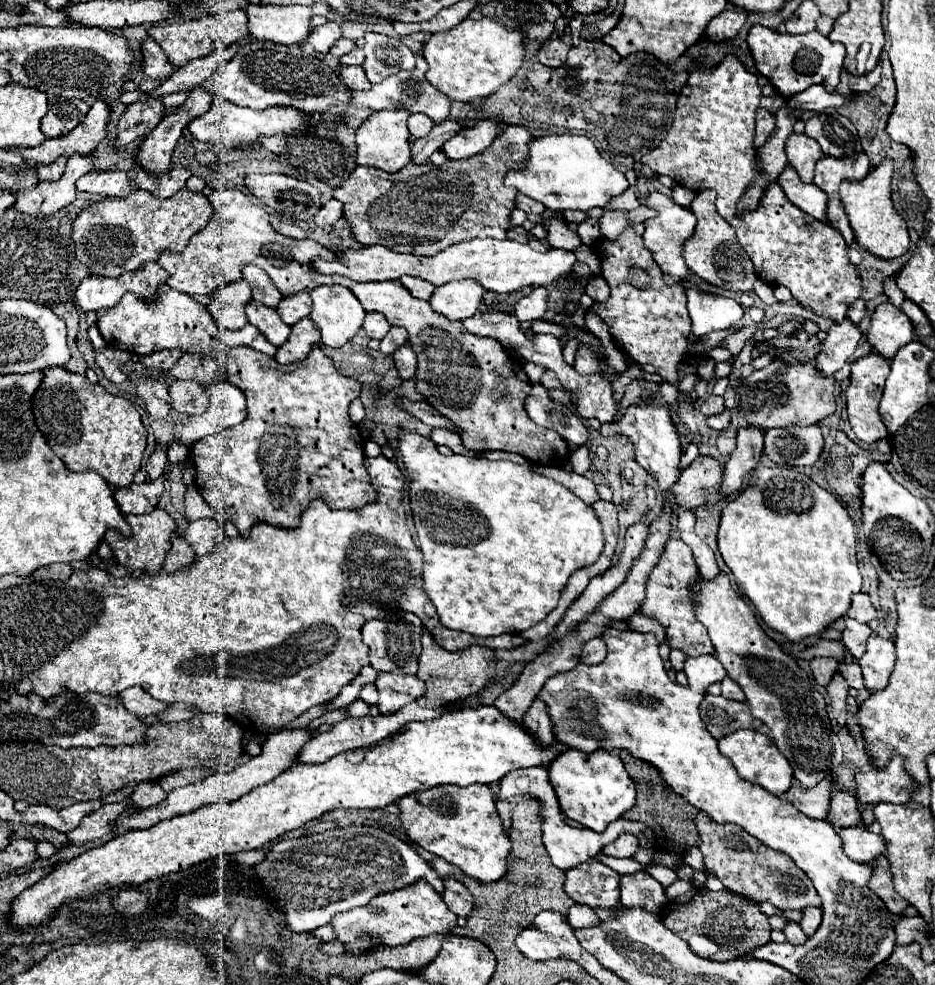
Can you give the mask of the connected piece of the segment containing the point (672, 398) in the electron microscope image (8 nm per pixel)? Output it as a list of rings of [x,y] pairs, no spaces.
[[[663,383],[663,385],[659,385],[659,393],[661,393],[663,401],[669,405],[669,409],[677,409],[677,395],[679,395],[677,385]]]

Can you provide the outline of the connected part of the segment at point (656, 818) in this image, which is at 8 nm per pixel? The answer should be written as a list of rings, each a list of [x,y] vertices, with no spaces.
[[[619,751],[619,757],[621,757],[627,773],[635,781],[635,789],[637,789],[637,803],[623,815],[623,819],[639,821],[639,823],[647,825],[653,831],[655,851],[665,851],[665,853],[671,853],[671,855],[683,859],[691,847],[699,845],[699,835],[695,829],[695,815],[699,811],[693,805],[685,803],[681,799],[681,795],[677,795],[675,791],[669,791],[669,787],[665,787],[665,783],[661,783],[661,775],[657,775],[655,767],[649,767],[649,763],[641,763],[641,761],[633,759],[627,751]]]

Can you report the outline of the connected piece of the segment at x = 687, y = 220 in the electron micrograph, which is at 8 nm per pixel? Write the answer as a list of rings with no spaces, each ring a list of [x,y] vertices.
[[[657,191],[647,197],[645,205],[651,207],[651,209],[655,209],[657,211],[657,217],[645,221],[643,239],[645,239],[645,245],[653,251],[655,263],[665,273],[665,283],[683,283],[683,281],[687,281],[689,267],[683,261],[683,245],[693,235],[695,215],[689,209],[677,205],[671,197],[667,197],[663,193],[657,193]]]

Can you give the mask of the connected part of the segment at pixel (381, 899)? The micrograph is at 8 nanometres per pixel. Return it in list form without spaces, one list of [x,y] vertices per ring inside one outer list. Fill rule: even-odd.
[[[417,883],[417,887],[407,887],[389,895],[377,895],[377,899],[371,899],[365,907],[337,913],[331,919],[331,925],[337,933],[337,941],[345,943],[349,955],[359,955],[379,945],[407,945],[413,939],[429,937],[435,933],[447,935],[449,929],[455,927],[455,923],[457,917],[449,911],[443,899],[433,893],[429,883]]]

